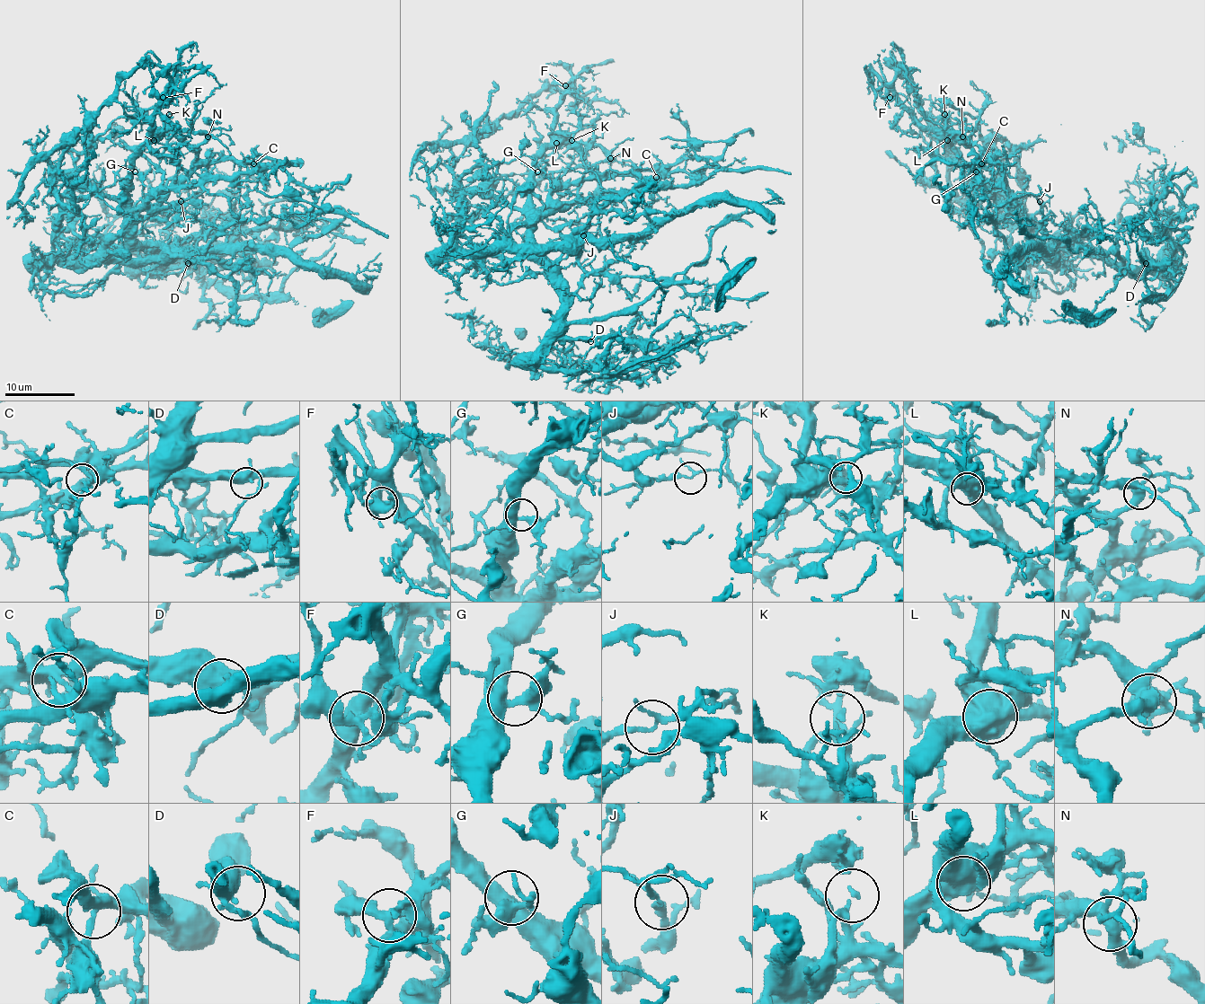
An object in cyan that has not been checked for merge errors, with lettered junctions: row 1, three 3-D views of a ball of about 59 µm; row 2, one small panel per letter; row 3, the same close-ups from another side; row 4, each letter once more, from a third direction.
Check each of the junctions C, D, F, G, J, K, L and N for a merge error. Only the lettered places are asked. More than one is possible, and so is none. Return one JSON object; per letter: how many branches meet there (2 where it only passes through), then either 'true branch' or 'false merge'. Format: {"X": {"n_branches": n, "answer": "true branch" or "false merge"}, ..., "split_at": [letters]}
{"C": {"n_branches": 3, "answer": "false merge"}, "D": {"n_branches": 4, "answer": "true branch"}, "F": {"n_branches": 4, "answer": "false merge"}, "G": {"n_branches": 3, "answer": "true branch"}, "J": {"n_branches": 3, "answer": "false merge"}, "K": {"n_branches": 3, "answer": "false merge"}, "L": {"n_branches": 2, "answer": "false merge"}, "N": {"n_branches": 4, "answer": "false merge"}, "split_at": ["C", "F", "J", "K", "L", "N"]}

